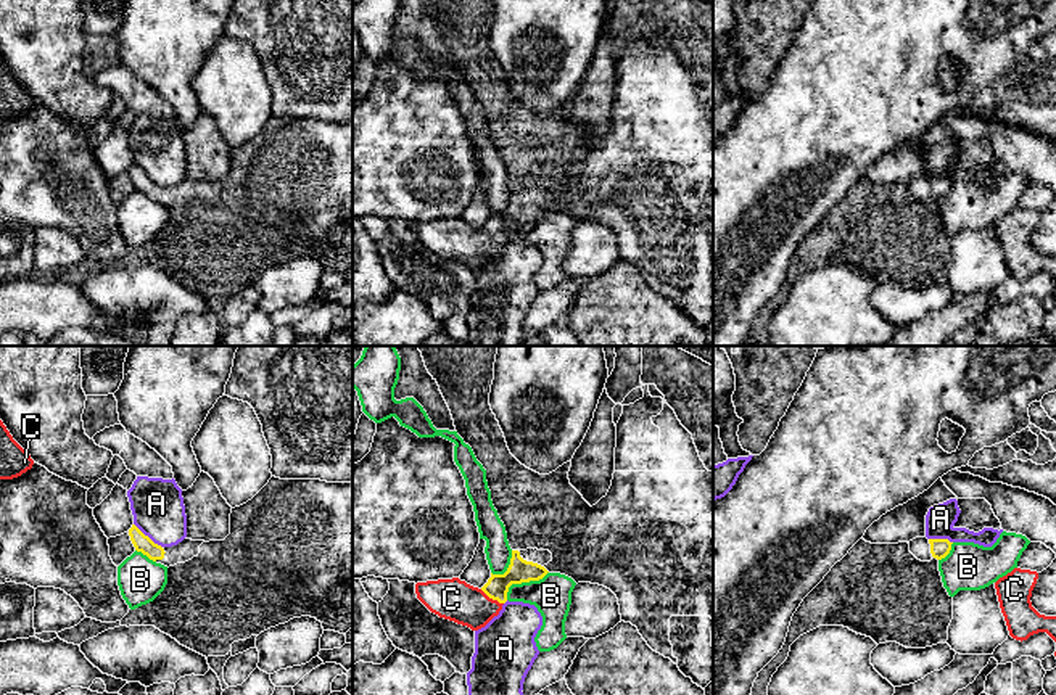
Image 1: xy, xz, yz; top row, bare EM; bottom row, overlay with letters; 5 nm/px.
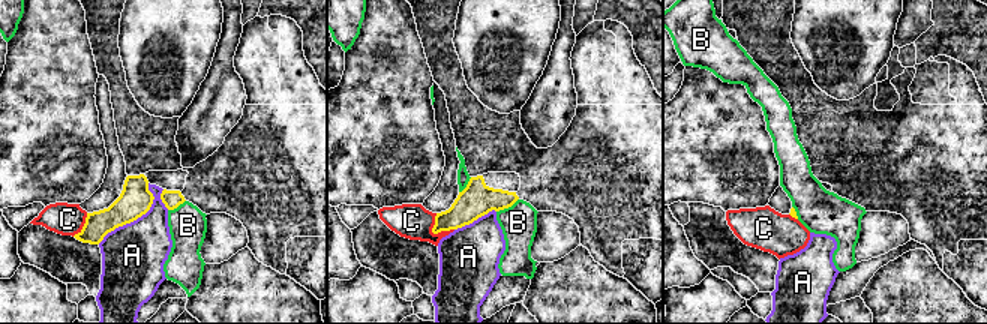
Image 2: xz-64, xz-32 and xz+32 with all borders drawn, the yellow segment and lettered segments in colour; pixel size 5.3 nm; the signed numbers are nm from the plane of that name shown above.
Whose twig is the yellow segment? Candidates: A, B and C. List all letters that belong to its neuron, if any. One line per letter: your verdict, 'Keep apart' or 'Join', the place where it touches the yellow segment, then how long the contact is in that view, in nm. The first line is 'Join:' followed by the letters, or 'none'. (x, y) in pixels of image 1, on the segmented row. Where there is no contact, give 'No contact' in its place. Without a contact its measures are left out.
Join: none
A: Keep apart. Touches yellow at xy (147, 536). Shared border 190 nm
B: Keep apart. Touches yellow at xz (522, 581). Shared border 260 nm
C: Keep apart. Touches yellow at xz (491, 597). Shared border 140 nm

